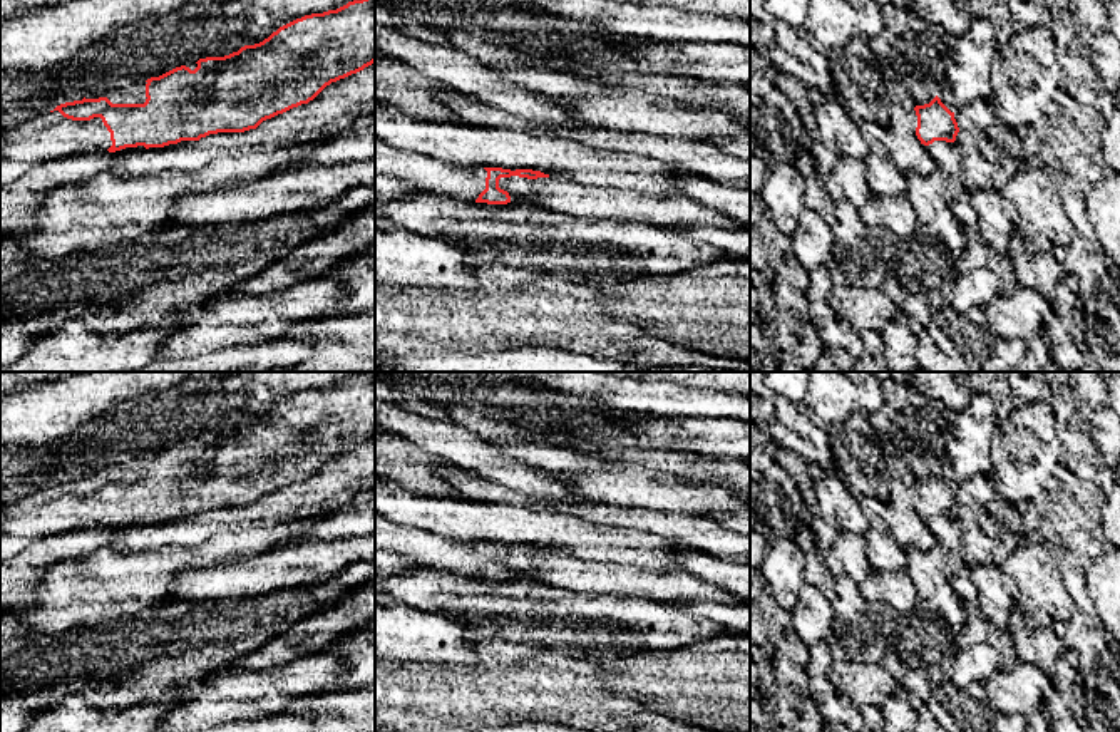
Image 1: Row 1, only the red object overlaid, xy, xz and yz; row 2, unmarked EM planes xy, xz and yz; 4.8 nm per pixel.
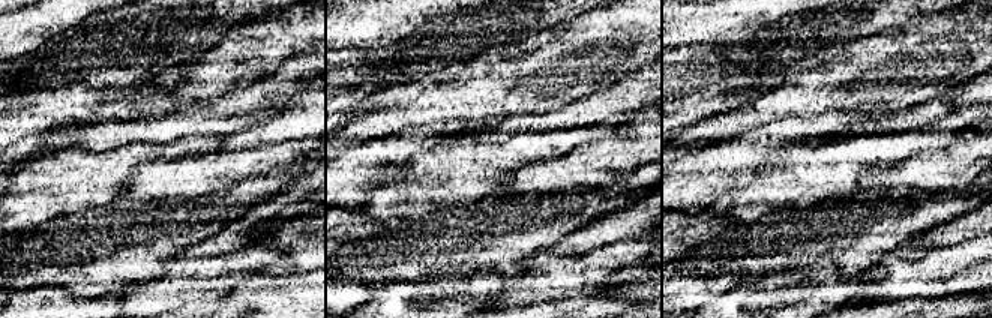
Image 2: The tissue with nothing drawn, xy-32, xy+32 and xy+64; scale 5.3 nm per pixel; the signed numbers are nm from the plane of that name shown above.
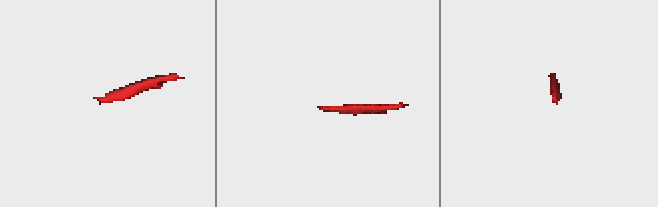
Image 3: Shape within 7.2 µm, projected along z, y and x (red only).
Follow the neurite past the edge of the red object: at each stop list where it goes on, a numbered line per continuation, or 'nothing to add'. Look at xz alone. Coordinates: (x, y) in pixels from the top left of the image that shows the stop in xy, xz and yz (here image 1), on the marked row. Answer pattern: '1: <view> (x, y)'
1: xz (422, 173)

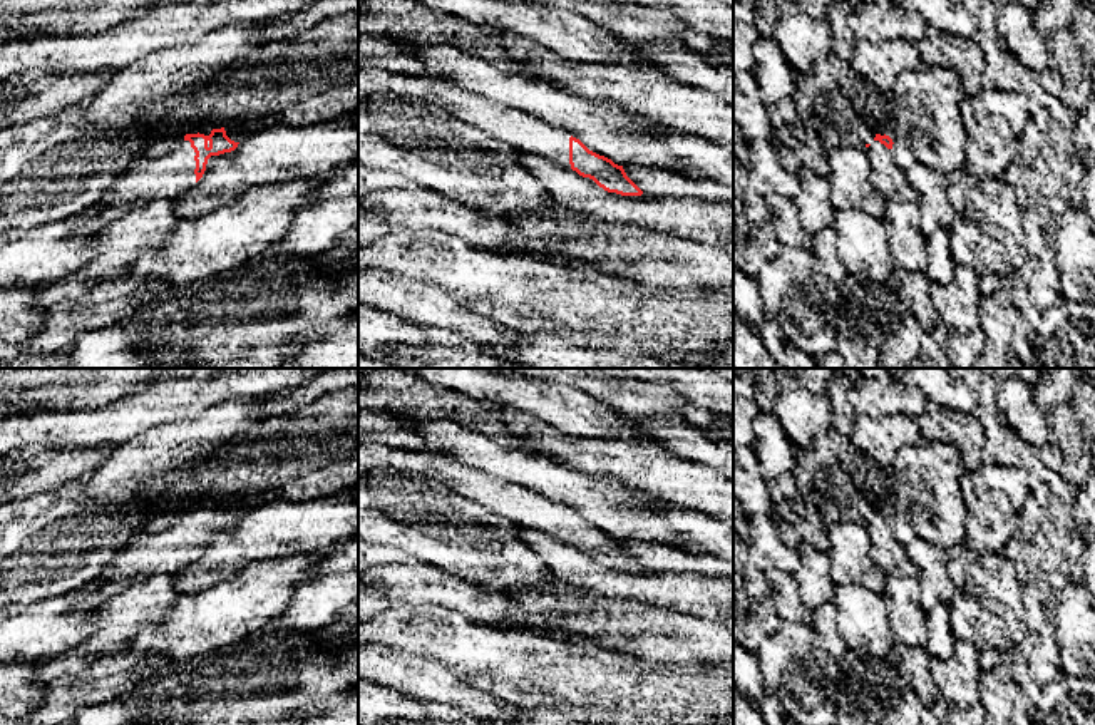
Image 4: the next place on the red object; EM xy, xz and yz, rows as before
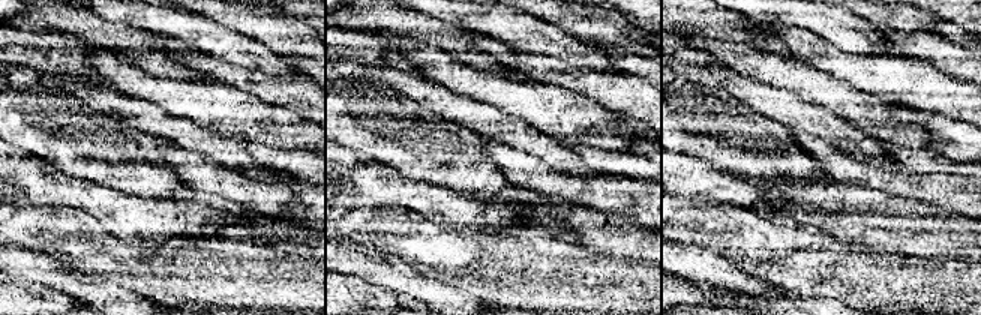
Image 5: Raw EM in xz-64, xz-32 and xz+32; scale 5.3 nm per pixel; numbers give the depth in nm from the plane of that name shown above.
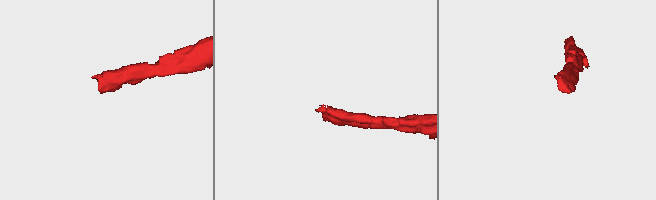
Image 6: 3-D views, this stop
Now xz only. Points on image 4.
1: xz (523, 133)

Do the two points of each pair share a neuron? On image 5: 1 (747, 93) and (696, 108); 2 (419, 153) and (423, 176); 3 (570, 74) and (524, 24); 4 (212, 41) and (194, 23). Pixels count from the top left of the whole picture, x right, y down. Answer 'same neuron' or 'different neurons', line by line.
1: different neurons
2: same neuron
3: different neurons
4: same neuron

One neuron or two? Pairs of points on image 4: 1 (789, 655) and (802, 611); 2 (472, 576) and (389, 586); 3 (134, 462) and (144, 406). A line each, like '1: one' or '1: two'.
1: two
2: two
3: two

